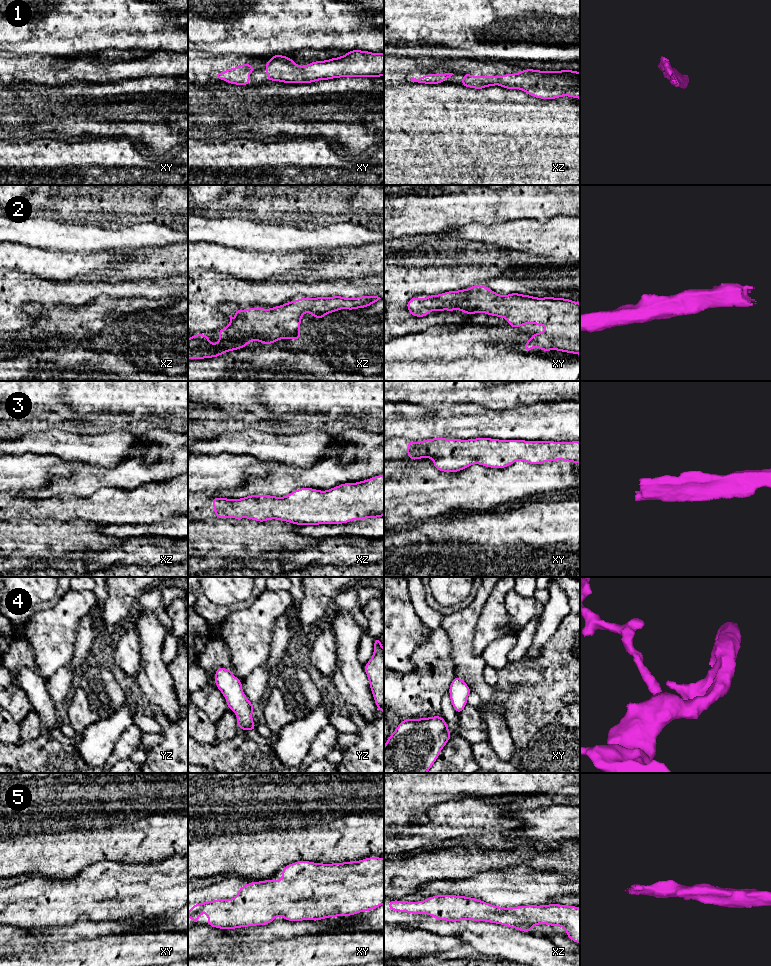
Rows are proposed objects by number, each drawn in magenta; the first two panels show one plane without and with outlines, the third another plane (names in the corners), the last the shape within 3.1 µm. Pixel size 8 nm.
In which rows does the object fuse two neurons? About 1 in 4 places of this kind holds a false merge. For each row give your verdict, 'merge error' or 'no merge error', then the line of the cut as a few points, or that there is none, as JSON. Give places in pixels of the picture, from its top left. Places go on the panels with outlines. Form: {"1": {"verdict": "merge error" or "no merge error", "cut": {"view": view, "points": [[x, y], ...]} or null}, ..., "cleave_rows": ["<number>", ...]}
{"1": {"verdict": "no merge error", "cut": null}, "2": {"verdict": "no merge error", "cut": null}, "3": {"verdict": "no merge error", "cut": null}, "4": {"verdict": "no merge error", "cut": null}, "5": {"verdict": "no merge error", "cut": null}, "cleave_rows": []}

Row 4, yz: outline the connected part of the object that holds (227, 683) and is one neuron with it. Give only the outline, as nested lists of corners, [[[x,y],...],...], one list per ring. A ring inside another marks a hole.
[[[219,667],[216,670],[214,682],[227,701],[227,707],[236,713],[237,725],[240,729],[256,730],[252,712],[256,708],[246,698],[242,690],[242,682],[231,670]]]

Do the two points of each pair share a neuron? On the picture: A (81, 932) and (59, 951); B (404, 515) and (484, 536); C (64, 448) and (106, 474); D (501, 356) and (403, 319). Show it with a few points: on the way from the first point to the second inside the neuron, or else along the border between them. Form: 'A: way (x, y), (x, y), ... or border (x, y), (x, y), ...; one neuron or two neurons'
A: border (93, 938), (57, 942), (50, 945); two neurons
B: border (444, 516), (423, 519), (404, 527); two neurons
C: border (87, 463), (112, 468); two neurons
D: border (441, 323), (429, 325), (422, 331), (404, 335); two neurons

